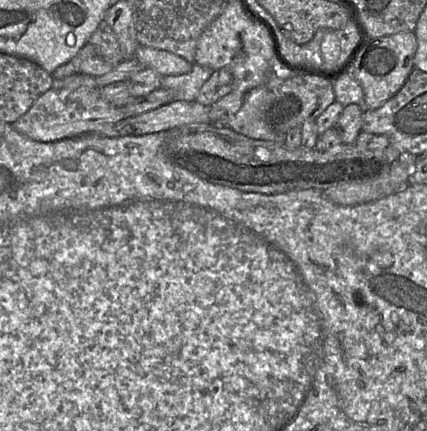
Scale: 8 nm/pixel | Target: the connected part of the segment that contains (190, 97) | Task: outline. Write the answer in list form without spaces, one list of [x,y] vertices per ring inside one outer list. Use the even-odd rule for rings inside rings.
[[[192,63],[192,69],[186,74],[163,77],[160,88],[172,91],[173,101],[196,101],[199,90],[212,73],[212,70]]]

